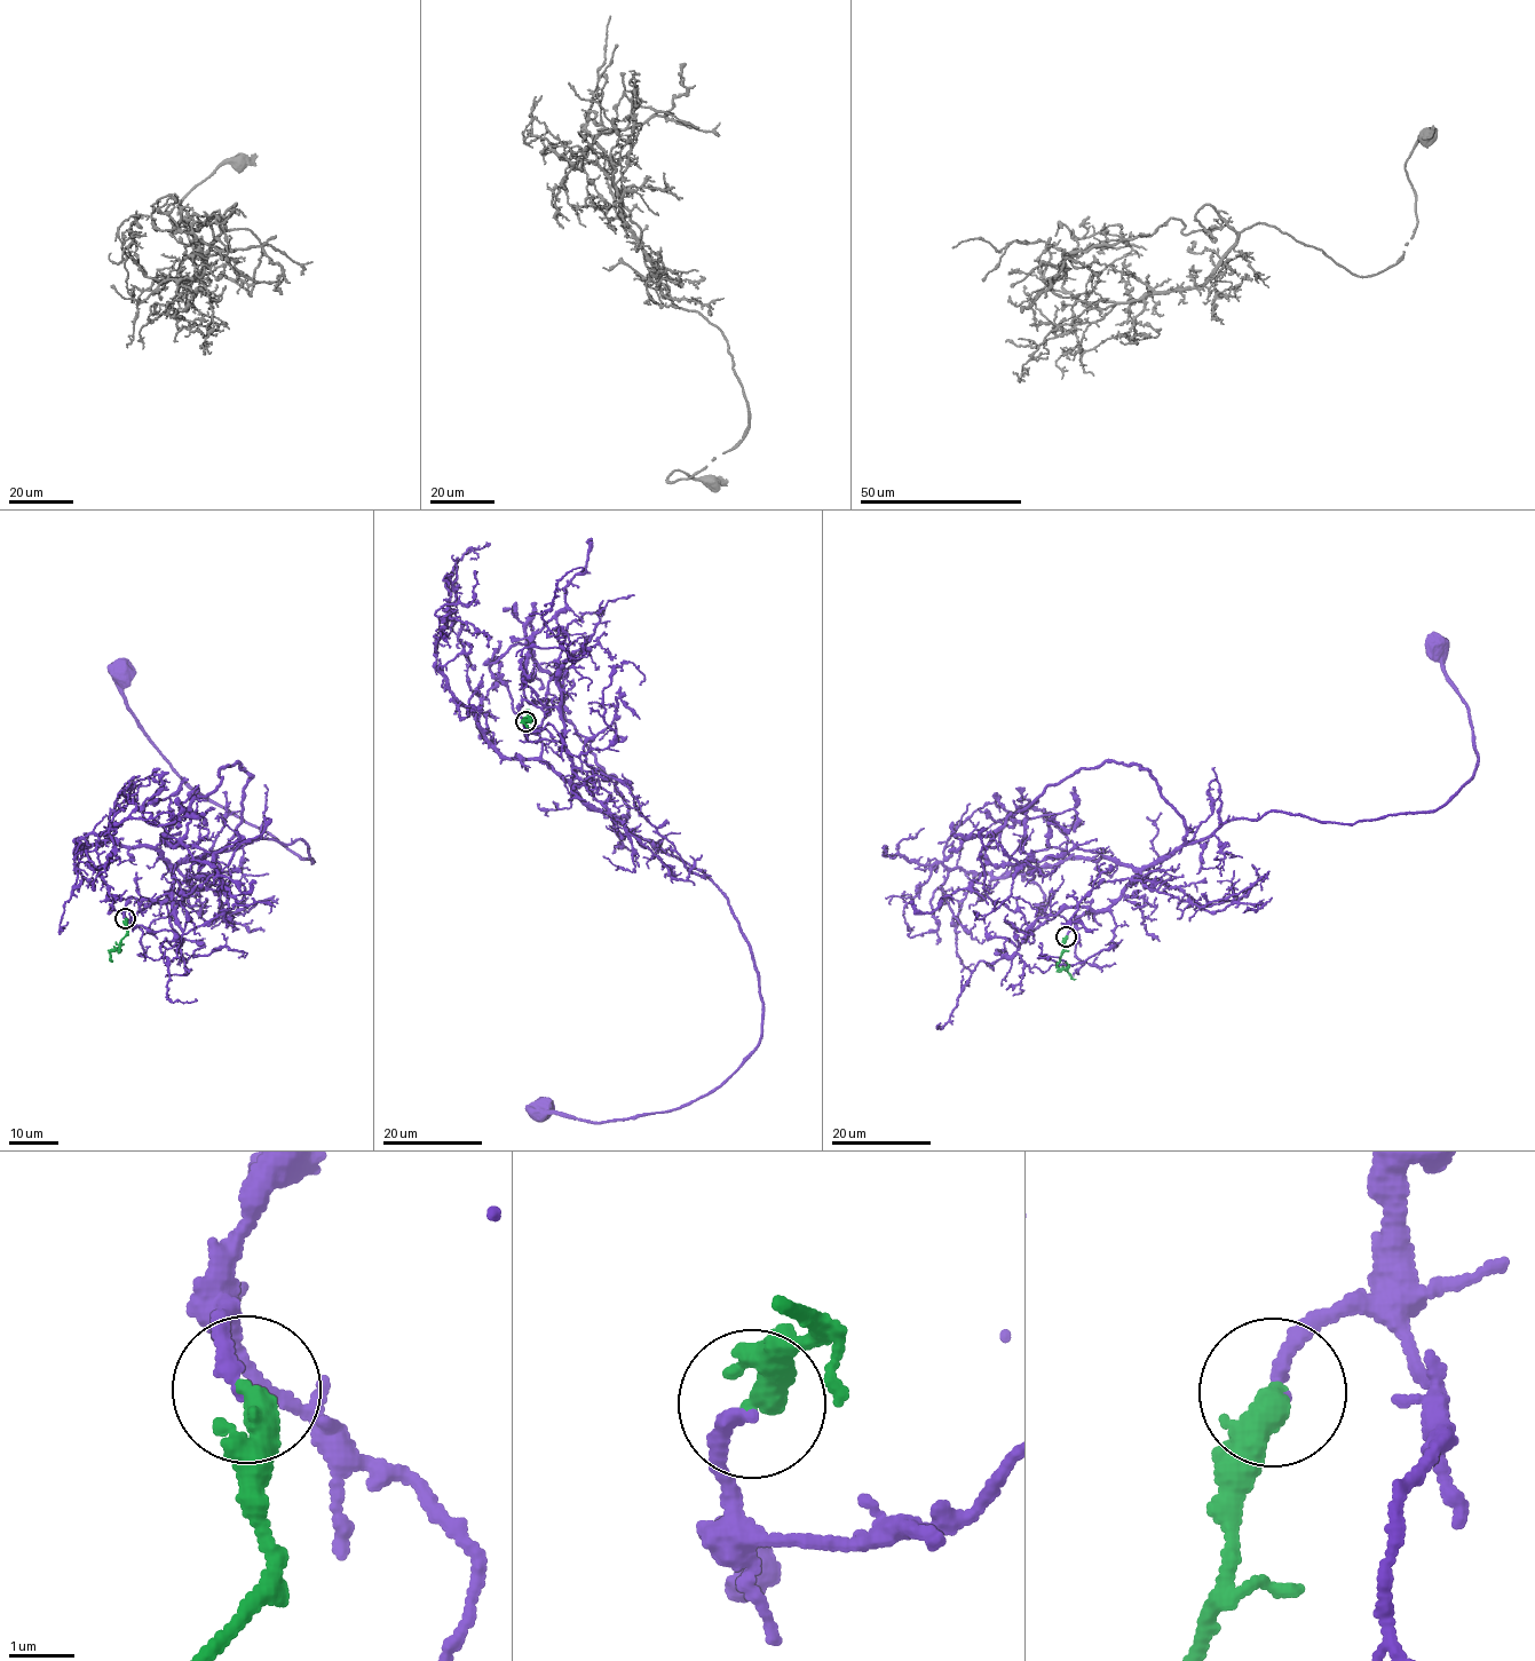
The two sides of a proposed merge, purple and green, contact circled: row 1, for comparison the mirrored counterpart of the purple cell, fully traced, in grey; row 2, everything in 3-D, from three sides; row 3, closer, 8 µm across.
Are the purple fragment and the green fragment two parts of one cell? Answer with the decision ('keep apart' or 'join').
join

